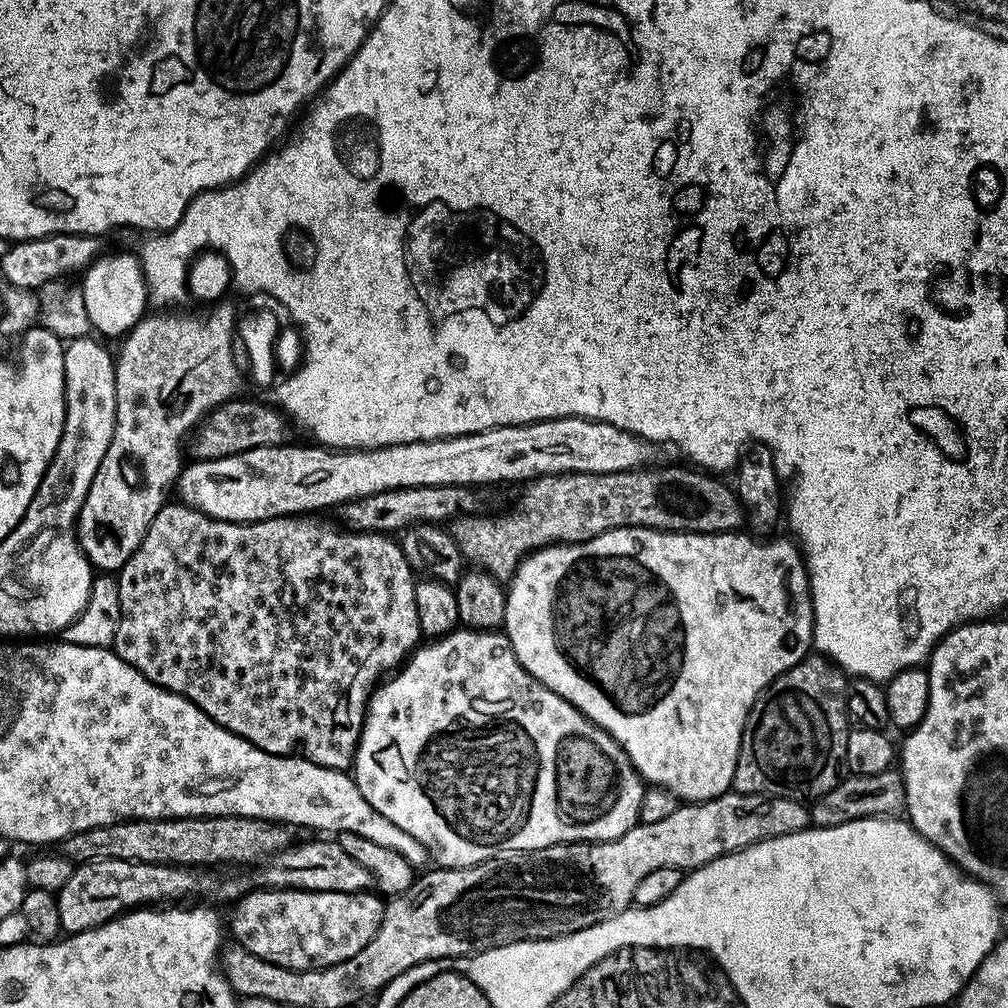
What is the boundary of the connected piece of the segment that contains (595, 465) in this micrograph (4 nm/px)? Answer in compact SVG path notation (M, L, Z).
M561 416L559 420L537 420L534 424L511 424L501 428L491 428L482 430L474 434L465 436L451 436L445 440L427 440L426 442L410 442L409 444L399 444L398 446L388 446L386 448L370 448L367 450L333 450L323 446L311 446L303 448L300 444L285 442L274 446L258 446L254 450L246 450L242 454L230 454L230 458L218 458L217 460L192 460L185 463L180 469L180 479L176 481L174 488L178 493L179 499L183 503L196 508L199 512L205 512L207 516L214 517L215 520L225 520L235 524L257 524L260 520L273 520L279 516L298 516L301 514L320 514L323 508L335 509L344 504L347 500L366 498L370 494L382 494L382 490L398 490L399 488L413 488L414 486L458 486L459 488L476 488L477 486L488 486L484 484L512 484L515 480L519 482L531 482L537 480L539 476L557 476L567 472L577 472L578 474L618 474L619 472L635 472L637 468L647 468L655 465L657 445L651 440L644 440L640 436L635 436L632 432L622 430L613 424L607 424L601 420L583 420L581 416Z

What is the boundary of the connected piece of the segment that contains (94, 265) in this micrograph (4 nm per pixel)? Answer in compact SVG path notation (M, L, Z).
M102 254L84 270L80 287L84 305L91 327L106 336L127 335L147 313L149 305L148 284L141 268L139 257L135 254Z

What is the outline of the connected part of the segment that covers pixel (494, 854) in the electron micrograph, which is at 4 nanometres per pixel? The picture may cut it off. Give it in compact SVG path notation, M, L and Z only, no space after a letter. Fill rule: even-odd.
M463 626L431 642L421 643L404 661L399 671L389 675L373 691L350 772L358 790L362 790L362 798L366 798L366 802L370 802L370 806L374 806L378 814L390 818L394 826L402 826L406 834L411 834L418 842L422 842L429 857L433 861L437 860L440 868L472 868L505 854L533 852L555 844L616 840L638 823L646 787L645 781L641 780L632 767L622 746L618 746L618 742L610 738L606 730L587 720L570 702L566 702L566 698L554 694L554 690L535 680L520 665L503 631L475 632L474 629Z

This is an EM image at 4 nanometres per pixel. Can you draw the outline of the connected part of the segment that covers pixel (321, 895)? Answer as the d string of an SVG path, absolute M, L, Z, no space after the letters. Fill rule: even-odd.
M265 887L264 892L249 891L235 905L236 913L232 916L232 928L230 924L230 932L234 935L235 943L246 946L246 950L250 950L250 954L258 954L258 958L266 958L266 962L274 962L274 966L286 966L290 970L310 970L311 968L325 968L326 966L334 966L338 962L346 962L346 958L354 958L354 954L358 954L358 950L362 950L362 946L366 946L366 942L370 942L370 938L374 938L374 934L380 928L380 923L384 917L385 901L380 901L379 895L372 896L371 891L367 892L304 892L300 888L269 888Z

